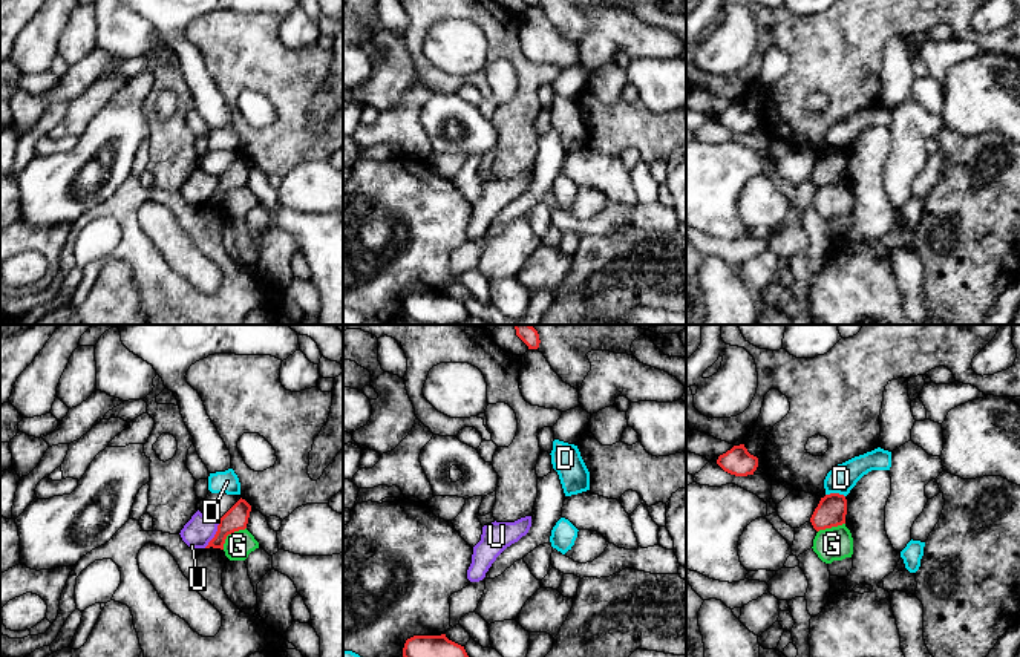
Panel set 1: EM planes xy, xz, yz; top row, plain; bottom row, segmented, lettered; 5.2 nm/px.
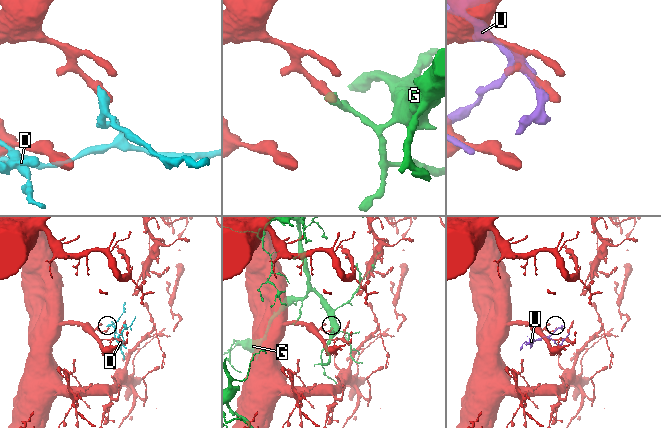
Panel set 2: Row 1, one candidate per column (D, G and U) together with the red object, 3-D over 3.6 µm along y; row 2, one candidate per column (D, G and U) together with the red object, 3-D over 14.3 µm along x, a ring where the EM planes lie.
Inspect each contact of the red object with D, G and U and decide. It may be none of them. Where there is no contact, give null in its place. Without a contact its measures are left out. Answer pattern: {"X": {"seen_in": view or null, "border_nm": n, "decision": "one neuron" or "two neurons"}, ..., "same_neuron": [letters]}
{"D": {"seen_in": "yz", "border_nm": 110, "decision": "two neurons"}, "G": {"seen_in": "xy", "border_nm": 170, "decision": "two neurons"}, "U": {"seen_in": "xy", "border_nm": 170, "decision": "two neurons"}, "same_neuron": []}

